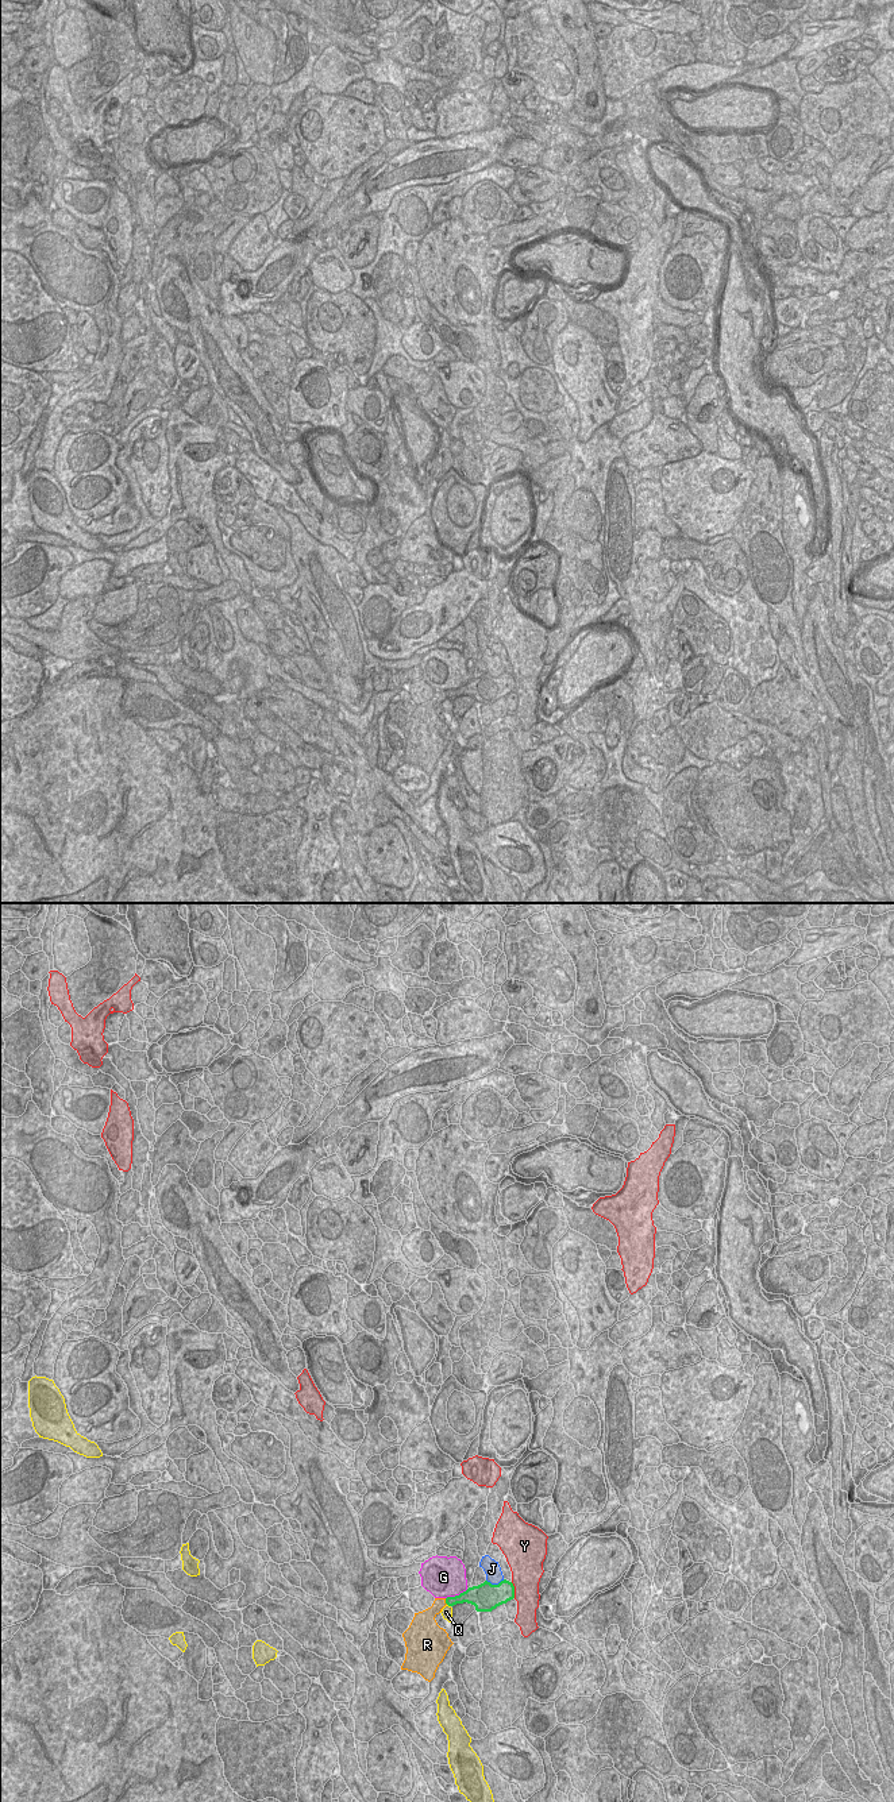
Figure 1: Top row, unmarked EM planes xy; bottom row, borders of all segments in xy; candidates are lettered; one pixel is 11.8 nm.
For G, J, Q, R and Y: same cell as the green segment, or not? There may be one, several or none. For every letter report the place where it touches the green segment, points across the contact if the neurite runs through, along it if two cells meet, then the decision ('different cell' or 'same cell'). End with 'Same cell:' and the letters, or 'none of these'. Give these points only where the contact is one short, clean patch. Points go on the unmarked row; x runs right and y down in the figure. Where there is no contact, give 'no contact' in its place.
G: xy (457, 689) | different cell
J: xy (494, 678) | different cell
Q: xy (449, 698) | along xy (447, 697), (450, 699) | different cell
R: xy (446, 694) | across xy (466, 689), (446, 694), (430, 706) | same cell
Y: xy (513, 683) | different cell
Same cell: R

